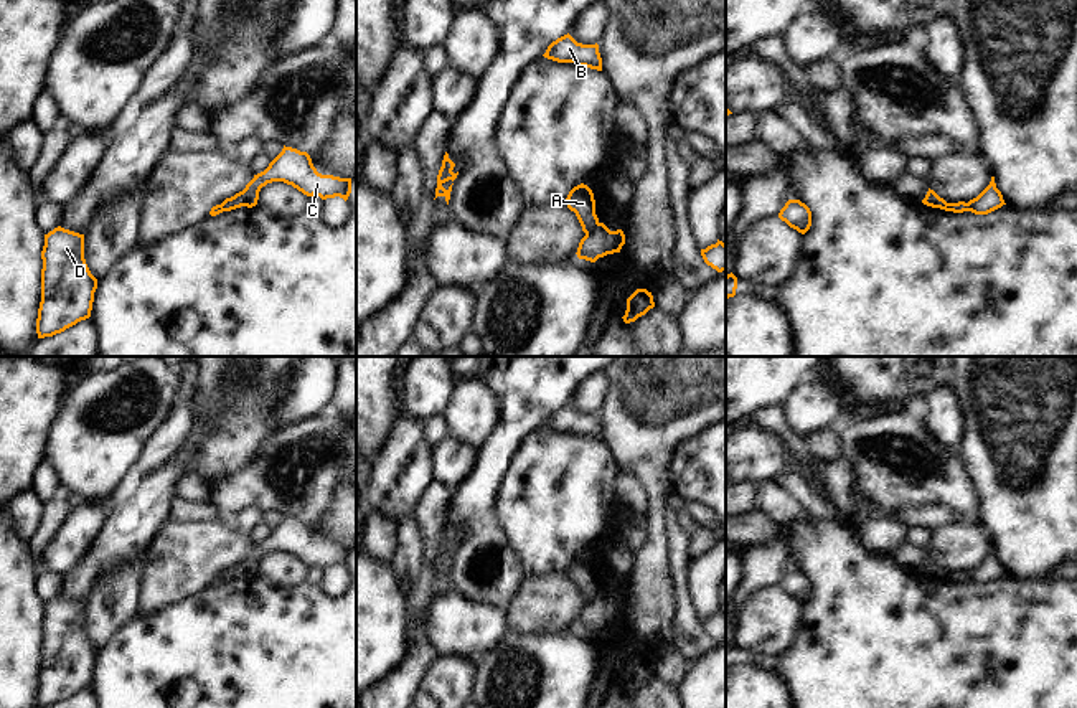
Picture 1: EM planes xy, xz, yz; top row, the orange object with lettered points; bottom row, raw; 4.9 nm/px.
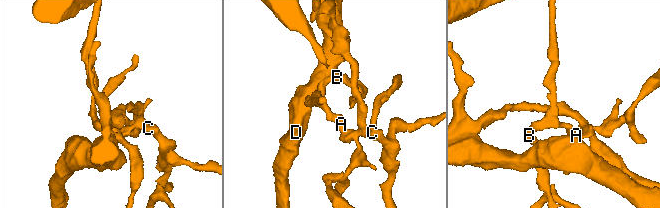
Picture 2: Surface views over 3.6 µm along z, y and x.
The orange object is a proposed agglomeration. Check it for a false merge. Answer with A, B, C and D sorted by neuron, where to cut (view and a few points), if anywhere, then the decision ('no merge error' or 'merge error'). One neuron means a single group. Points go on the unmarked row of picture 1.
A B / C D | xz (597, 591), (586, 604) | merge error

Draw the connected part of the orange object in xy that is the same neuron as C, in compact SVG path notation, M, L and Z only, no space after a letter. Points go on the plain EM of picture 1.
M284 515L282 522L269 533L269 536L254 545L242 561L221 573L223 581L241 576L256 576L261 558L272 551L284 551L307 566L317 564L322 569L340 566L346 571L351 563L351 548L322 545L313 536L307 522Z

